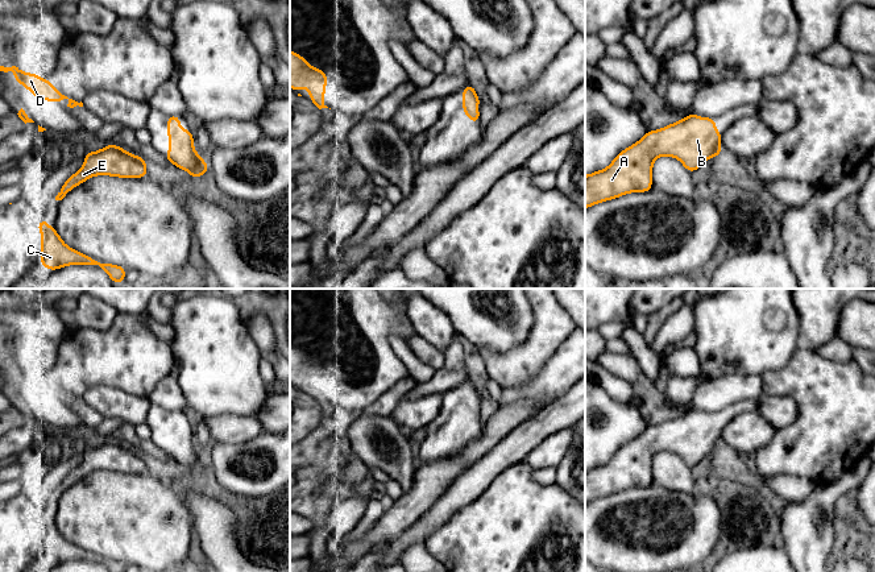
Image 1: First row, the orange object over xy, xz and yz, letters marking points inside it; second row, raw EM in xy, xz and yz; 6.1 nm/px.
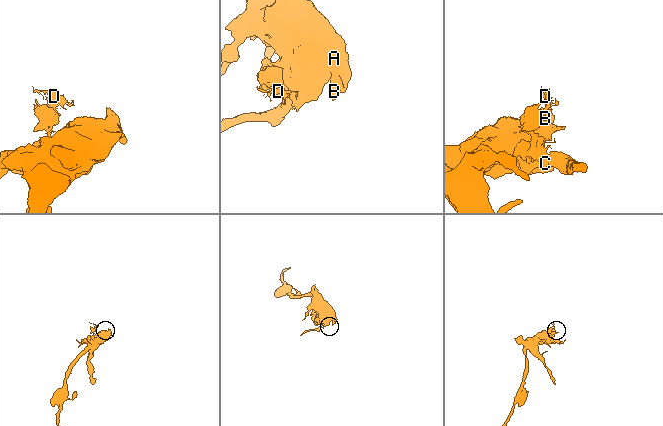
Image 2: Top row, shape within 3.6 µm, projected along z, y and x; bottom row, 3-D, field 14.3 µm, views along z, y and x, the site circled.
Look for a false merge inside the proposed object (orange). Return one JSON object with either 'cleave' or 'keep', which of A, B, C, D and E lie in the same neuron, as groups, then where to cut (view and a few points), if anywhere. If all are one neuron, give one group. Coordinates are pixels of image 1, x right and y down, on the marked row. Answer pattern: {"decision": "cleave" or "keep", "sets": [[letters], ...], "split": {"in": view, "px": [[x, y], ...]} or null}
{"decision": "keep", "sets": [["A", "B", "C", "D", "E"]], "split": null}

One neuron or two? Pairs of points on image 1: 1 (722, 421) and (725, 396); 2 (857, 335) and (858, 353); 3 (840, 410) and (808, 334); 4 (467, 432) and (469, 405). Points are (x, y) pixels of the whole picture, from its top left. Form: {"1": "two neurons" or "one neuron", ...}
{"1": "two neurons", "2": "two neurons", "3": "two neurons", "4": "one neuron"}

